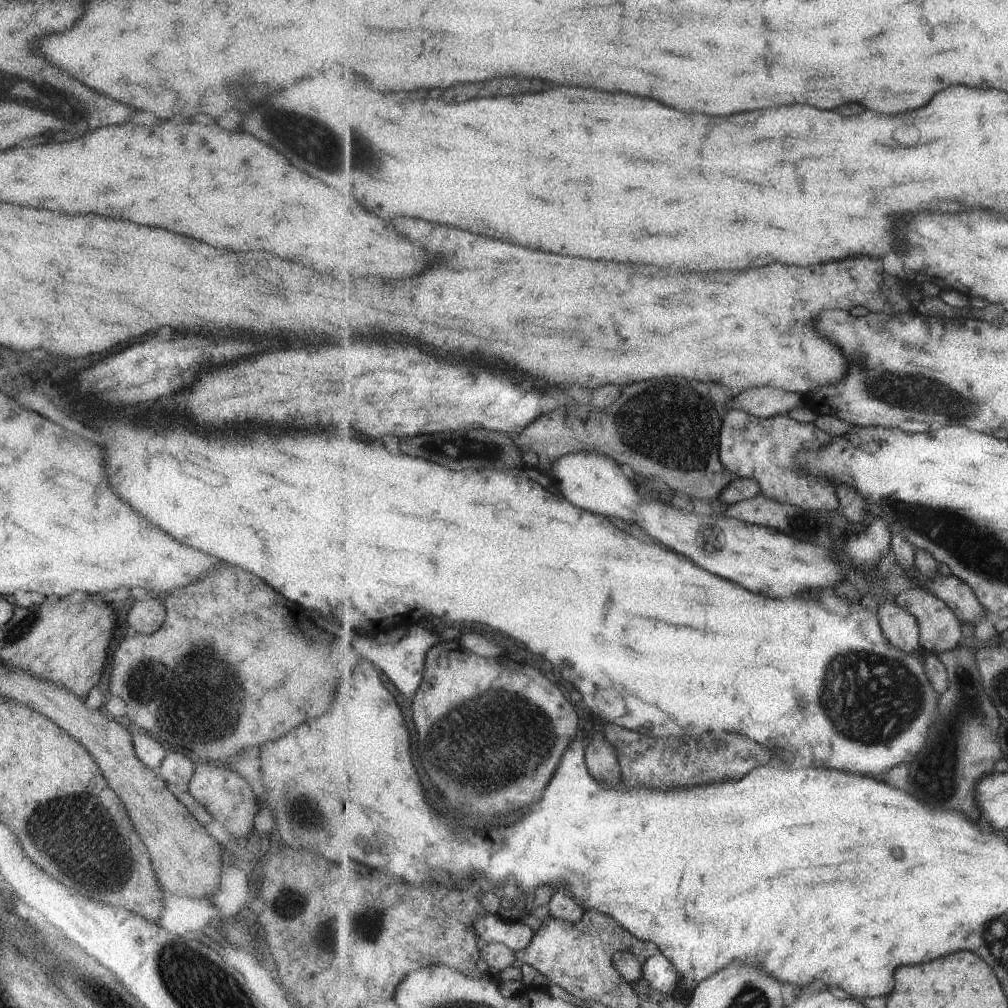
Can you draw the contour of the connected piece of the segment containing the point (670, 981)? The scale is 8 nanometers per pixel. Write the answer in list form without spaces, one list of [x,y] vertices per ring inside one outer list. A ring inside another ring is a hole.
[[[657,952],[655,956],[648,957],[642,963],[641,982],[651,990],[672,996],[679,980],[680,976],[675,966],[663,952]]]

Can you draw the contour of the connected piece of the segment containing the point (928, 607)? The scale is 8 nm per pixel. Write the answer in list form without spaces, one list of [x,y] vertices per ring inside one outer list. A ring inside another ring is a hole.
[[[913,588],[902,592],[897,598],[911,614],[917,616],[920,624],[920,643],[922,647],[936,655],[955,650],[963,640],[963,623],[930,589]]]

